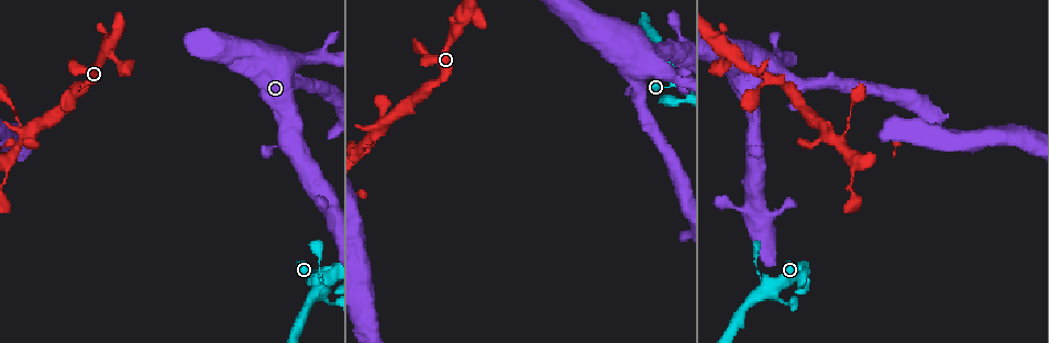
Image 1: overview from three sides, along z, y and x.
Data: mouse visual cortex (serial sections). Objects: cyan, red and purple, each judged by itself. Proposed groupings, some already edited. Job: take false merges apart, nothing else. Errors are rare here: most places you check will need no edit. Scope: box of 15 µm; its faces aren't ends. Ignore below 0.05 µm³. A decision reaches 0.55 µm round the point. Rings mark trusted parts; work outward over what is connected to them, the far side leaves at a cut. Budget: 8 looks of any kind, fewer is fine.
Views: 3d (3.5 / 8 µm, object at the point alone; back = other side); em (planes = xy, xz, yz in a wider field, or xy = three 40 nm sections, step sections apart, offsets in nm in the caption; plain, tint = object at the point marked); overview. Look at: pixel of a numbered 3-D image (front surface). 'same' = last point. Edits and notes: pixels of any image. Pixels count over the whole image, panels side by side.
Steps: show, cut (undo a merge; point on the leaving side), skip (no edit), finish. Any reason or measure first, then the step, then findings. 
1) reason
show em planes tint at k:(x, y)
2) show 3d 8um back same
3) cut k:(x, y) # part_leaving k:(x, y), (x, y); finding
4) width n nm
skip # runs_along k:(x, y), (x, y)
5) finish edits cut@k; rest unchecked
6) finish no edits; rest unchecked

thin arm on a thick one
show 3d 3.5um at 1:(318, 287)

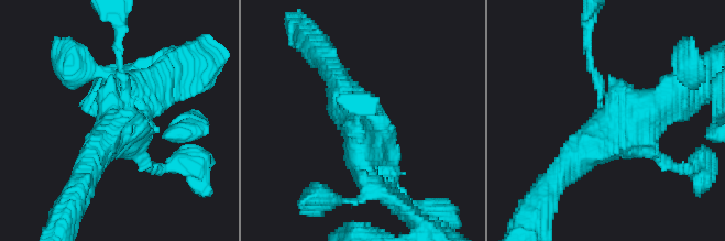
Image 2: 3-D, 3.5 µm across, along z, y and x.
show em xy step 1 tint at 2:(114, 127)

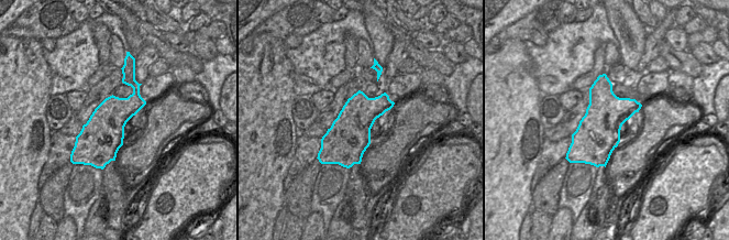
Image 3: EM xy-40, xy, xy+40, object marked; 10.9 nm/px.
width 460 nm
skip # runs_along 2:(677, 87), (564, 167); continuous, no second cell

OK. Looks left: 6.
show 3d 3.5um at 1:(681, 100)

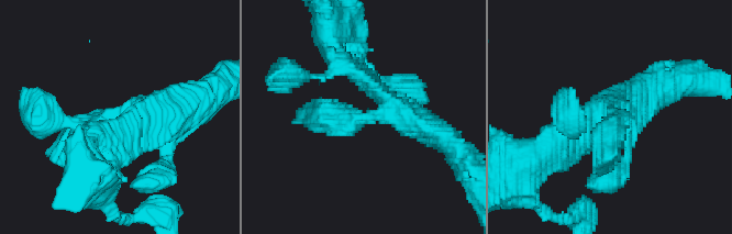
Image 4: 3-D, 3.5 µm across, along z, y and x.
arms 3; arm_widths 300, 350, 350 nm; now the EM
show em xy step 3 plain at 4:(361, 119)

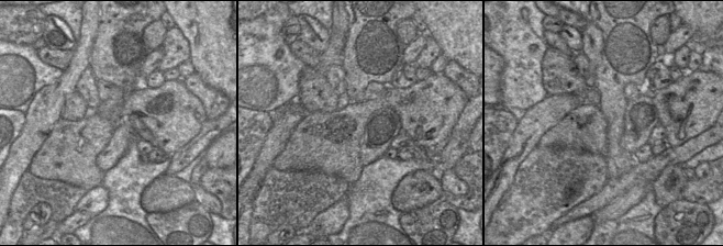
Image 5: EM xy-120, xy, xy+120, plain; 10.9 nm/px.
where the object lies
show em xy step 3 tint same

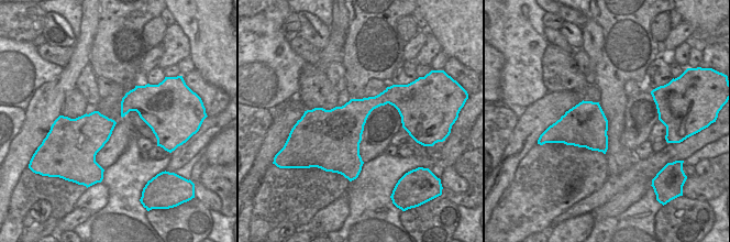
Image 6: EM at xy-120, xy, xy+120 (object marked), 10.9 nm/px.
skip # runs_along 4:(121, 140), (90, 167); all the same cell

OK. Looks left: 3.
three-way junction
show 3d 3.5um at 1:(634, 95)

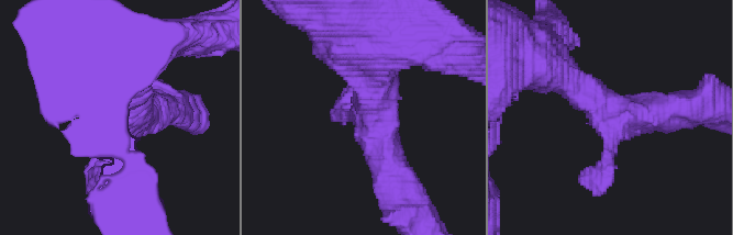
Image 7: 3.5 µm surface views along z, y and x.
arms 3; arm_widths 250, 500, 500 nm
show em xy step 2 tint at 7:(611, 128)

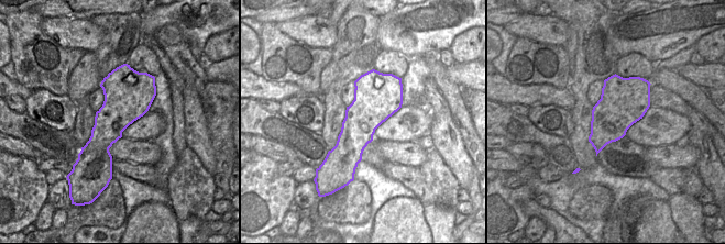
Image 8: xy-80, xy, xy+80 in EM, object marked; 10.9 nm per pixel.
skip # continuous, no second cell

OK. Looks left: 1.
finish no edits; rest unchecked

